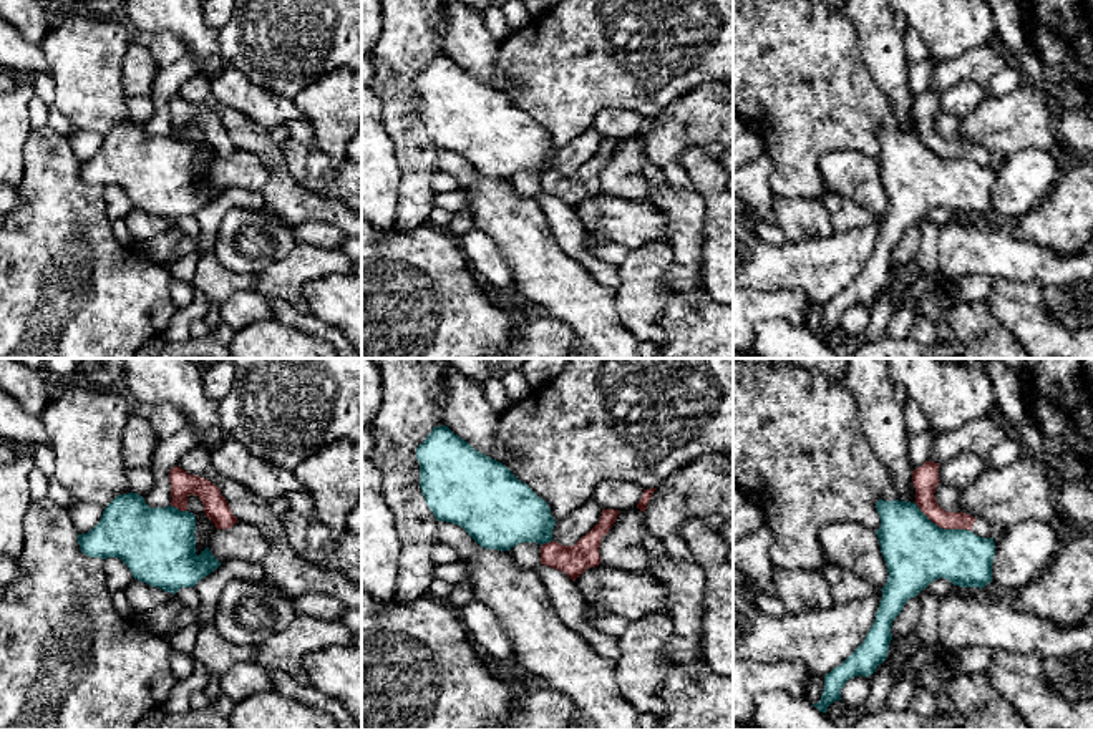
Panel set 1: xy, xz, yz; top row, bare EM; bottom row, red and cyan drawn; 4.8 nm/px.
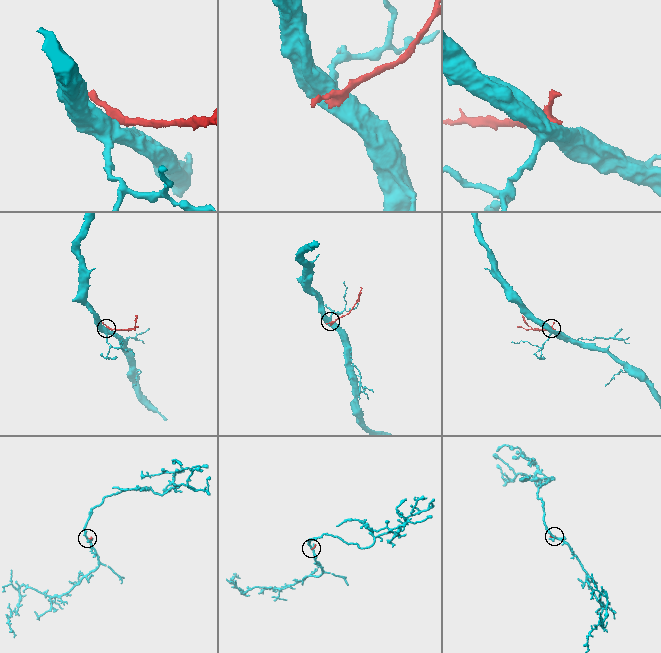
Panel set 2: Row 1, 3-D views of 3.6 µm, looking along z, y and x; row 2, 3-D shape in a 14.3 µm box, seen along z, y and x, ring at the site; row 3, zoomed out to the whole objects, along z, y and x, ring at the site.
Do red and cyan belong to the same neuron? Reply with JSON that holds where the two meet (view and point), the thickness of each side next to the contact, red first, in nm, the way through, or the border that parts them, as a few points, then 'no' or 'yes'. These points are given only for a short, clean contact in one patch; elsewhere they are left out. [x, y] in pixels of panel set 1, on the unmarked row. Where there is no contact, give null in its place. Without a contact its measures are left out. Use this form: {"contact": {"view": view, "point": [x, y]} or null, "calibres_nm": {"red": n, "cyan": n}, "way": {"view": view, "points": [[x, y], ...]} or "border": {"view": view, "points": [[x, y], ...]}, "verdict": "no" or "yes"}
{"contact": {"view": "yz", "point": [942, 156]}, "calibres_nm": {"red": 120, "cyan": 320}, "border": {"view": "yz", "points": [[914, 131], [939, 155], [966, 156], [969, 160]]}, "verdict": "no"}

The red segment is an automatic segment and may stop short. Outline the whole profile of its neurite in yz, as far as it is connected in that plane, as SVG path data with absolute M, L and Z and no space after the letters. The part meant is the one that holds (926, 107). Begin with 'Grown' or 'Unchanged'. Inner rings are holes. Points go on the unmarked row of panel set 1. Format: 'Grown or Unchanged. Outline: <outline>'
Grown. Outline: M925 90L912 101L919 138L942 158L967 158L980 166L993 166L993 156L987 148L965 141L949 141L937 133L934 121L940 110L939 95L939 91Z

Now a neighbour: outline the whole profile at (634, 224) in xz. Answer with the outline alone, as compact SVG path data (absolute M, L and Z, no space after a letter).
M599 192L587 196L576 211L585 232L604 234L627 249L665 242L665 217L650 202Z

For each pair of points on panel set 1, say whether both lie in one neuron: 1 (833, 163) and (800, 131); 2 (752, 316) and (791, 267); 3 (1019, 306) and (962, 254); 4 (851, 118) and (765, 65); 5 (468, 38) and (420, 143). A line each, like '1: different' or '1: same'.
1: different
2: different
3: different
4: same
5: different

